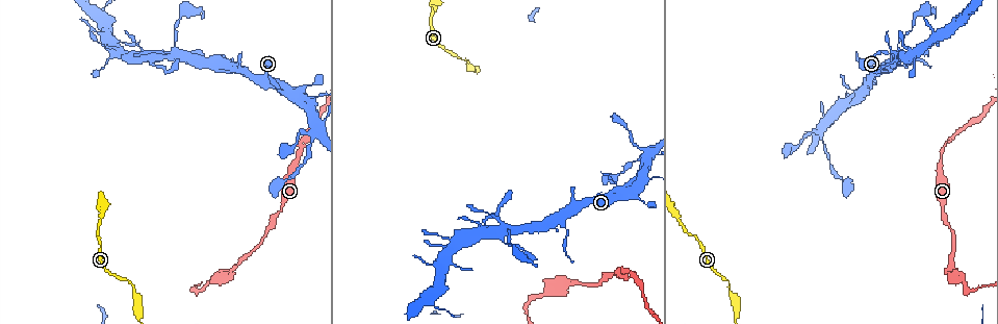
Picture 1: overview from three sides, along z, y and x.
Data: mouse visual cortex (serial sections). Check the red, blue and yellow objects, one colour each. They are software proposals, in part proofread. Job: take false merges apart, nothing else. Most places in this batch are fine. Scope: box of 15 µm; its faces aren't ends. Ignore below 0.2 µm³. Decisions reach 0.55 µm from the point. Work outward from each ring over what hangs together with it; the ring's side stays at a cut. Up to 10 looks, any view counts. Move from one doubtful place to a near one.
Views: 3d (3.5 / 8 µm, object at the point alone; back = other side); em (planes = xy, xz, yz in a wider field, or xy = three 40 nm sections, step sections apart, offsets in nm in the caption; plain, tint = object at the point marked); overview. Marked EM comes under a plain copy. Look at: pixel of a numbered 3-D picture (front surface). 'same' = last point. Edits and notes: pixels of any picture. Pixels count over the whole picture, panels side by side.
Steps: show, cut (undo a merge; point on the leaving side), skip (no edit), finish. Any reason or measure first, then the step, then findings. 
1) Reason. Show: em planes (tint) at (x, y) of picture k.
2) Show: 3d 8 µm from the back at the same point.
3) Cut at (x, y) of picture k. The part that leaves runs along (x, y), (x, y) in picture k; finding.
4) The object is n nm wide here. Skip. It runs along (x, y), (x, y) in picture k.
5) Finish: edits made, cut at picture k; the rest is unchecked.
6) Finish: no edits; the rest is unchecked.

Show: 3d 3.5 µm at (175, 56) of picture 1.

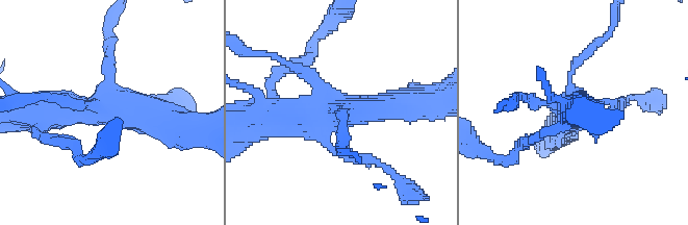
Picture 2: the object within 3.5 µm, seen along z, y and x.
Show: em xy step 5 (tint) at (105, 109) of picture 2.

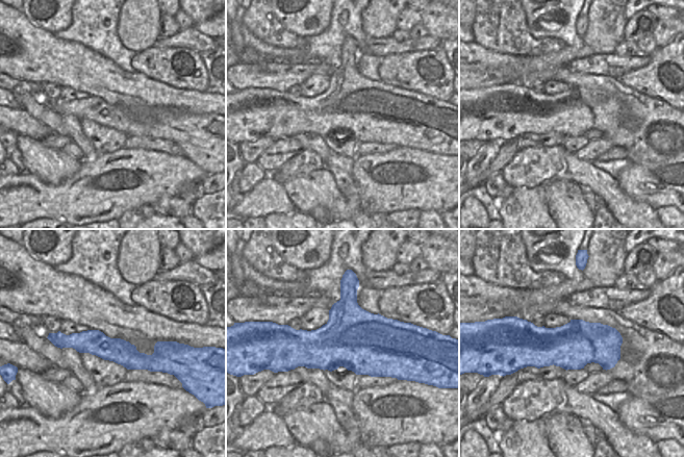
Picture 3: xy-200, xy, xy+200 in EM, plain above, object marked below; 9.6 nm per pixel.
Skip. It runs along (408, 104), (334, 115), (268, 118) in picture 2; all the same cell.

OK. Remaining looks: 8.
Sharp bend. Show: 3d 3.5 µm at (208, 285) of picture 1.

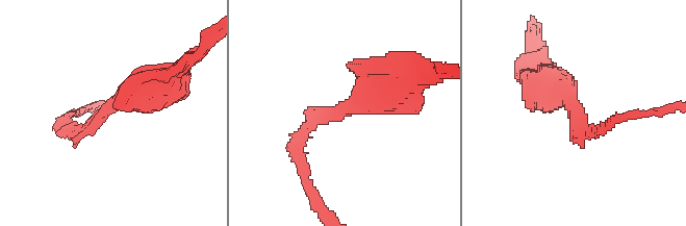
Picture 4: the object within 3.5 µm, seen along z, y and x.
The arms are 150, 600 nm wide. Show: em xy step 5 (tint) at (340, 110) of picture 4.

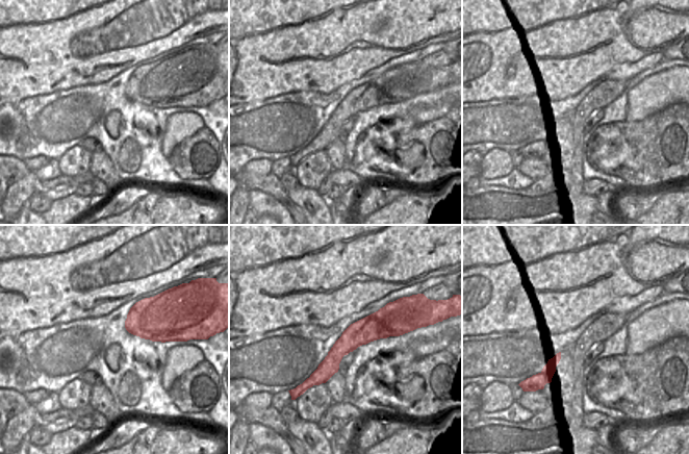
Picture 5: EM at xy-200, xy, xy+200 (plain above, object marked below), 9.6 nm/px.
Skip. It runs along (399, 329), (357, 333), (309, 381) in picture 5; continuous, no second cell.

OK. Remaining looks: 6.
Side arm on a straight run. Show: 3d 3.5 µm at (96, 11) of picture 1.

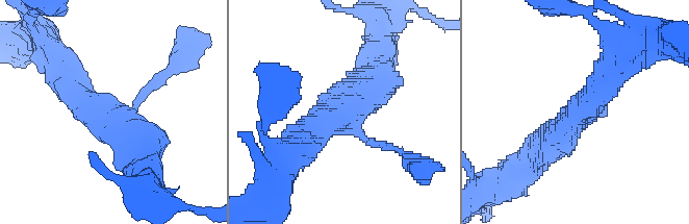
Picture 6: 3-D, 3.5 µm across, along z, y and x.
3 arms meet here; the arms are 150, 400, 500 nm wide. Show: em xy step 5 (tint) at (115, 115) of picture 6.

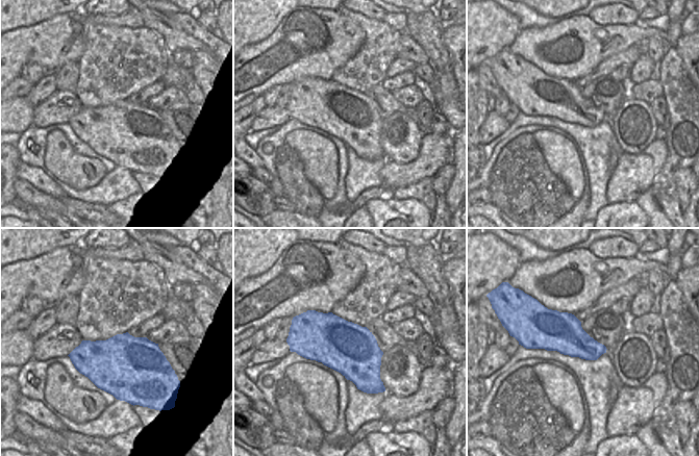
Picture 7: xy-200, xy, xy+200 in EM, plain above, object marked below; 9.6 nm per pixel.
Another direction. Show: em xy step 3 (tint) at the same point.

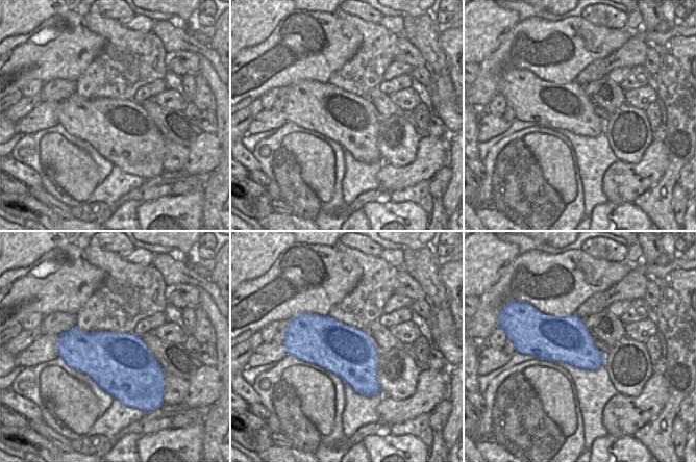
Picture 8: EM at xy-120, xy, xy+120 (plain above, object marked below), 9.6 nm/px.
Skip. It runs along (147, 158), (115, 117), (67, 81) in picture 6; one cell here.

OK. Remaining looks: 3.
Calibre changes. Show: em xy step 5 (tint) at (606, 199) of picture 1.

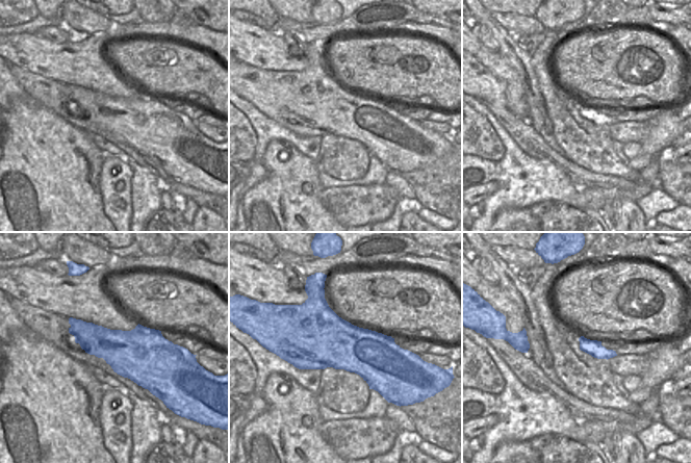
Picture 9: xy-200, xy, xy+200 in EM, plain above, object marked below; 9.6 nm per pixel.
Show: 3d 3.5 µm at the same point.

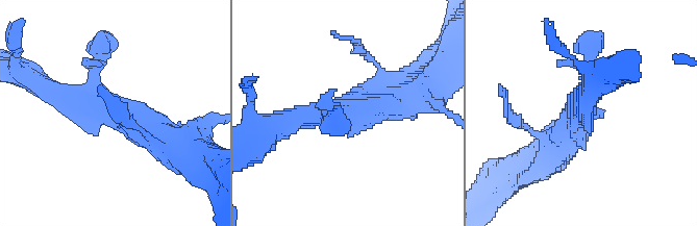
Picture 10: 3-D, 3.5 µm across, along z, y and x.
Skip. Continuous, no second cell.

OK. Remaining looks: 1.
Finish: no edits; the rest is unchecked.

